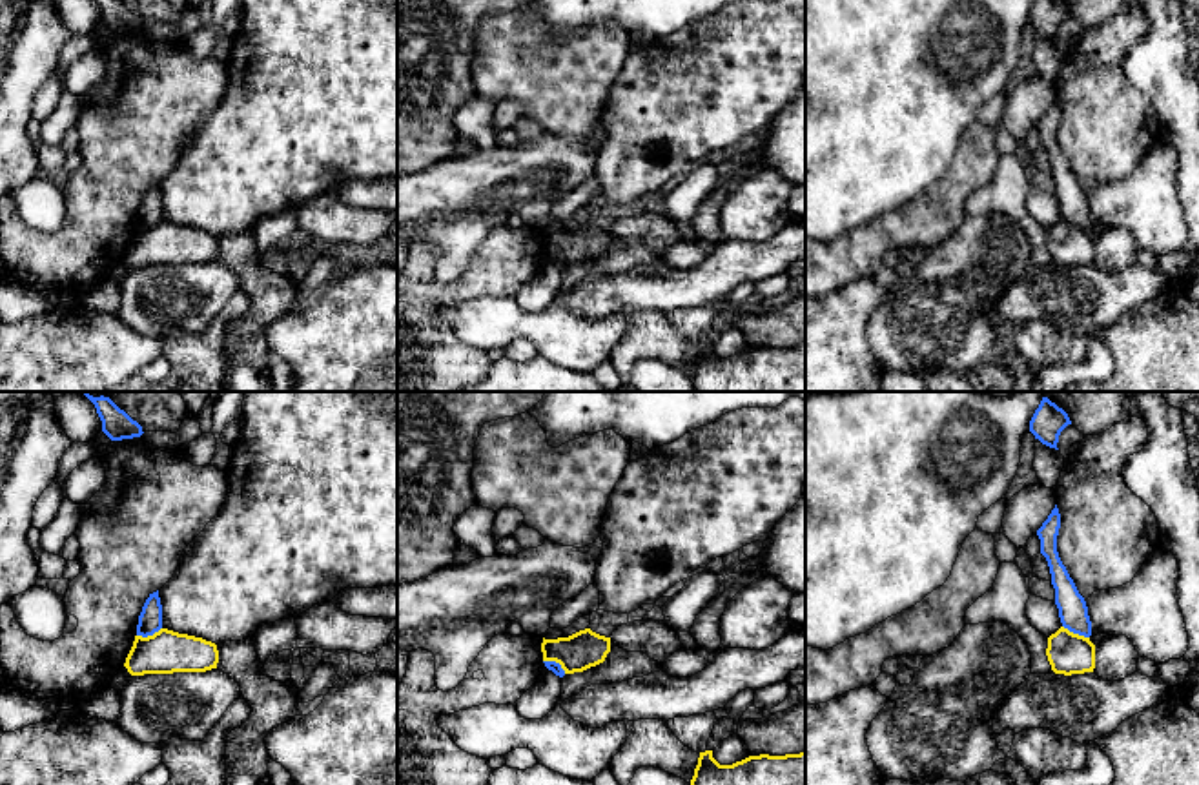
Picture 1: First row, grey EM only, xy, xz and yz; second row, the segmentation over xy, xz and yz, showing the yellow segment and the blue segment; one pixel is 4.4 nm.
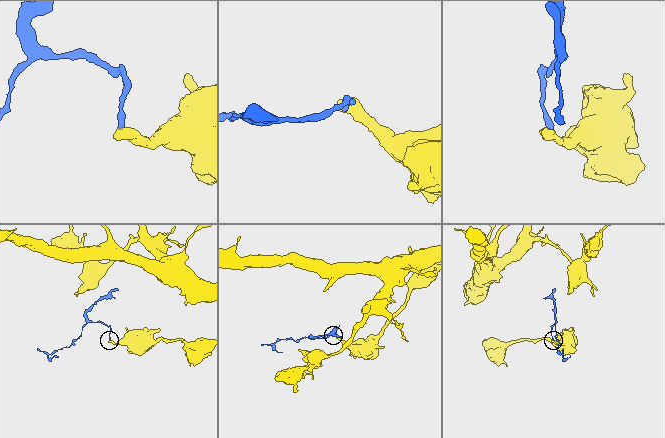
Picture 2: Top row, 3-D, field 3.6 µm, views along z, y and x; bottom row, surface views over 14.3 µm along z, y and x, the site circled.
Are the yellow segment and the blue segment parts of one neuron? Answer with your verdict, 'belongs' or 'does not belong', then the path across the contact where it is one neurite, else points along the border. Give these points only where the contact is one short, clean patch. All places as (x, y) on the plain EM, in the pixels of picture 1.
does not belong; border yz (1063, 217), (1088, 230)

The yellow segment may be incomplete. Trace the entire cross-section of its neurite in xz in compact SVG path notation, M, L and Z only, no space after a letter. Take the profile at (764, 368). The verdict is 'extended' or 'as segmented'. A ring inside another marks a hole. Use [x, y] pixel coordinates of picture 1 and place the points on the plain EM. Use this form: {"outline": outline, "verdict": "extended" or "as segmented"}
{"outline": "M705 342L691 379L696 392L805 392L805 344L760 346L720 357L712 342Z", "verdict": "as segmented"}

